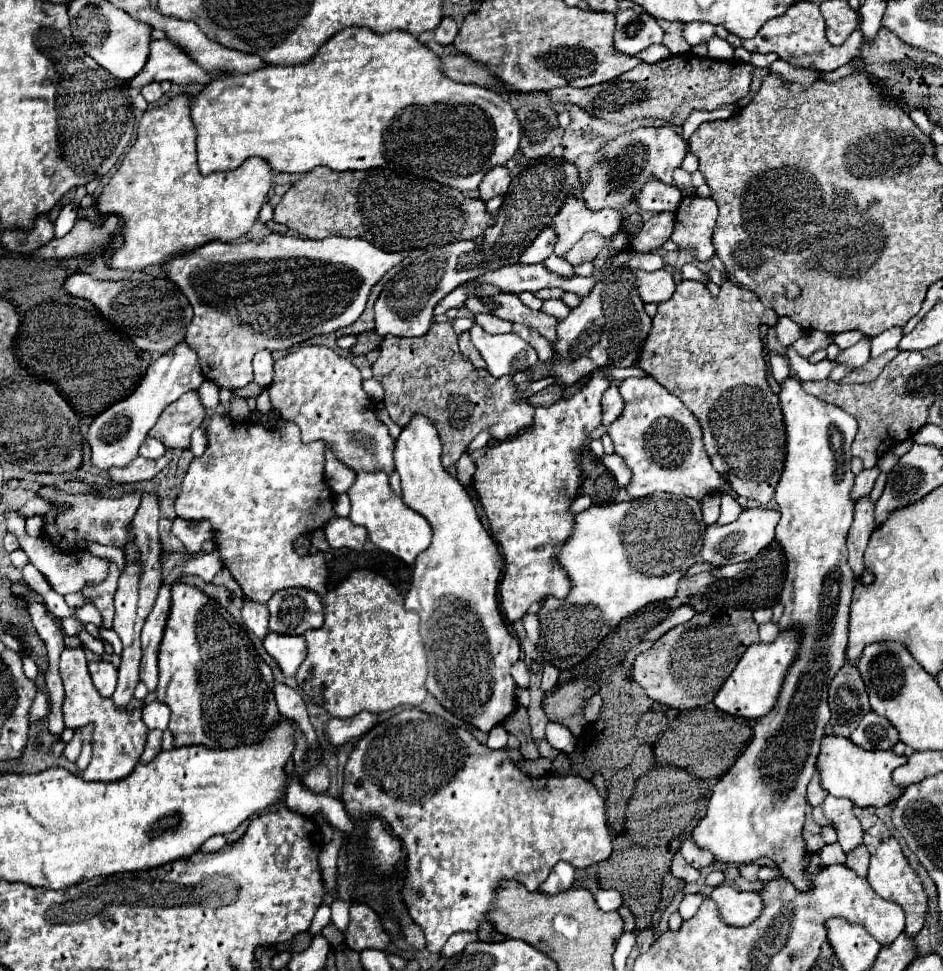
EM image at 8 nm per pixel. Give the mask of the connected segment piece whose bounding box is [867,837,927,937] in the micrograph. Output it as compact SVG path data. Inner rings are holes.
M887 837L883 839L881 847L871 855L871 865L869 865L869 875L867 875L871 887L885 899L891 899L895 903L899 903L905 911L905 931L909 931L909 935L913 937L915 933L919 933L919 929L923 927L923 919L927 913L927 895L923 891L921 879L915 875L915 871L909 867L905 855L901 853L901 847L897 843L895 837Z

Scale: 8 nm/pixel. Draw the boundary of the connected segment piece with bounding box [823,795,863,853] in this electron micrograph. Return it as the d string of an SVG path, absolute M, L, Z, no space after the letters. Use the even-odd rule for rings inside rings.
M827 795L823 801L823 813L827 819L831 819L837 831L837 843L845 853L863 843L863 827L853 815L853 803L849 799Z

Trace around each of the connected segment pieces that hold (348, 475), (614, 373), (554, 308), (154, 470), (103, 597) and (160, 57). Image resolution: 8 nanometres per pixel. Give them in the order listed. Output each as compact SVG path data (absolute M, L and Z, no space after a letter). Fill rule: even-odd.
M331 449L325 451L325 479L333 493L345 493L355 483L355 473L343 465Z
M605 367L603 369L605 371L605 375L609 377L609 379L619 379L619 381L623 381L623 379L627 379L627 377L643 377L645 373L639 369L639 367Z
M546 300L543 301L541 311L543 311L543 313L549 313L549 315L555 317L555 319L563 319L563 317L569 315L571 309L569 309L568 306L563 305L562 300Z
M167 451L163 457L159 459L145 459L145 457L135 457L127 467L123 469L109 469L109 479L113 483L137 483L137 481L145 481L145 479L153 479L169 461L171 461L173 453Z
M109 561L109 573L105 577L105 581L101 581L99 585L85 585L81 589L81 593L99 609L101 617L103 617L103 625L107 629L113 627L113 595L117 589L117 579L119 579L119 569L113 561Z
M157 39L151 41L149 45L149 59L141 69L141 73L125 81L125 85L133 89L141 89L143 85L153 81L159 83L173 81L179 85L185 85L189 81L209 83L215 77L217 73L205 73L195 61L191 61L191 57L187 57L187 53L181 47L173 45L169 39Z

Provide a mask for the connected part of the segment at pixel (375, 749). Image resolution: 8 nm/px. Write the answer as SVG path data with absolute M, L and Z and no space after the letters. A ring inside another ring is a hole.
M405 709L397 715L393 715L387 721L377 723L371 731L367 731L355 745L355 749L349 755L349 761L345 765L343 771L345 779L343 779L343 805L347 815L353 821L369 821L369 819L381 819L389 825L391 833L395 839L401 841L403 849L405 849L405 877L403 877L403 885L401 885L401 899L409 911L409 917L413 919L415 925L419 925L425 933L427 939L427 951L429 953L441 953L443 945L447 943L447 939L453 933L459 931L477 931L479 923L487 917L491 905L495 903L497 897L497 887L501 885L501 881L507 879L515 879L515 881L523 881L523 885L533 891L537 889L549 875L549 871L553 869L553 865L557 861L567 861L573 867L585 869L589 865L595 865L603 859L607 859L611 855L611 831L607 825L607 817L605 817L605 799L599 795L599 791L595 789L595 785L579 775L565 775L565 777L557 777L557 775L541 775L541 777L529 777L525 775L509 757L509 749L489 749L487 745L479 743L473 733L469 729L463 727L451 727L443 717L437 715L429 715L425 711L419 709Z

